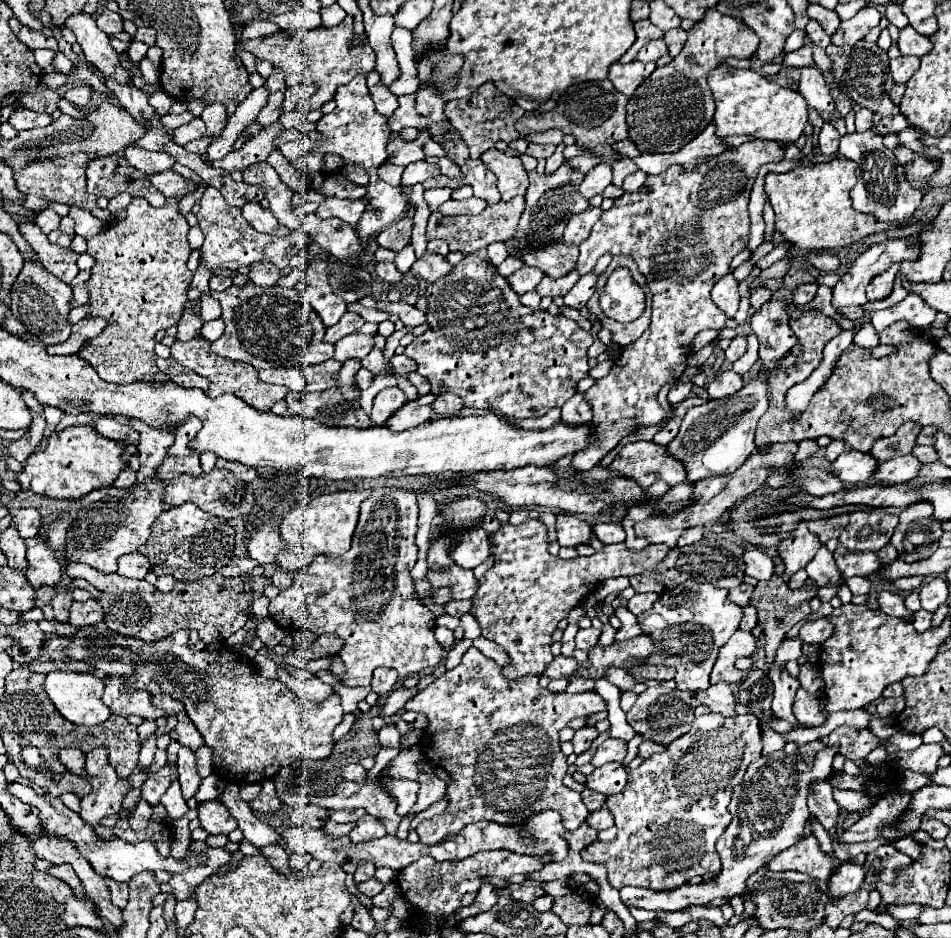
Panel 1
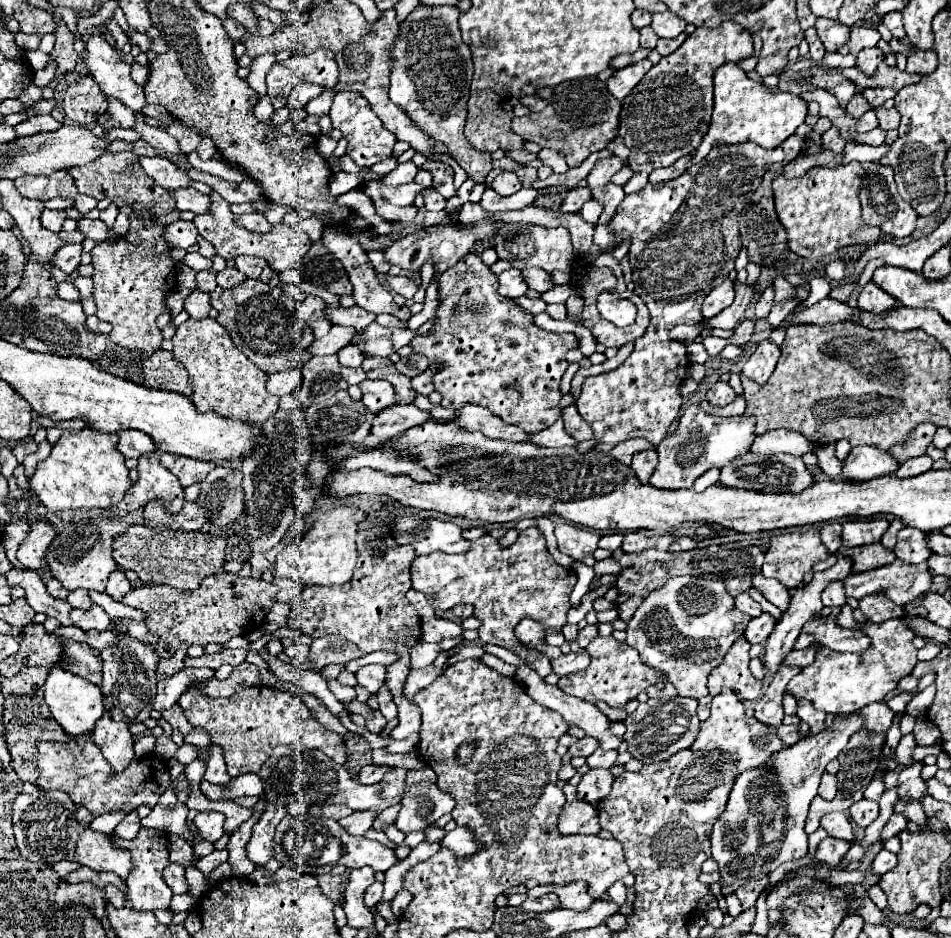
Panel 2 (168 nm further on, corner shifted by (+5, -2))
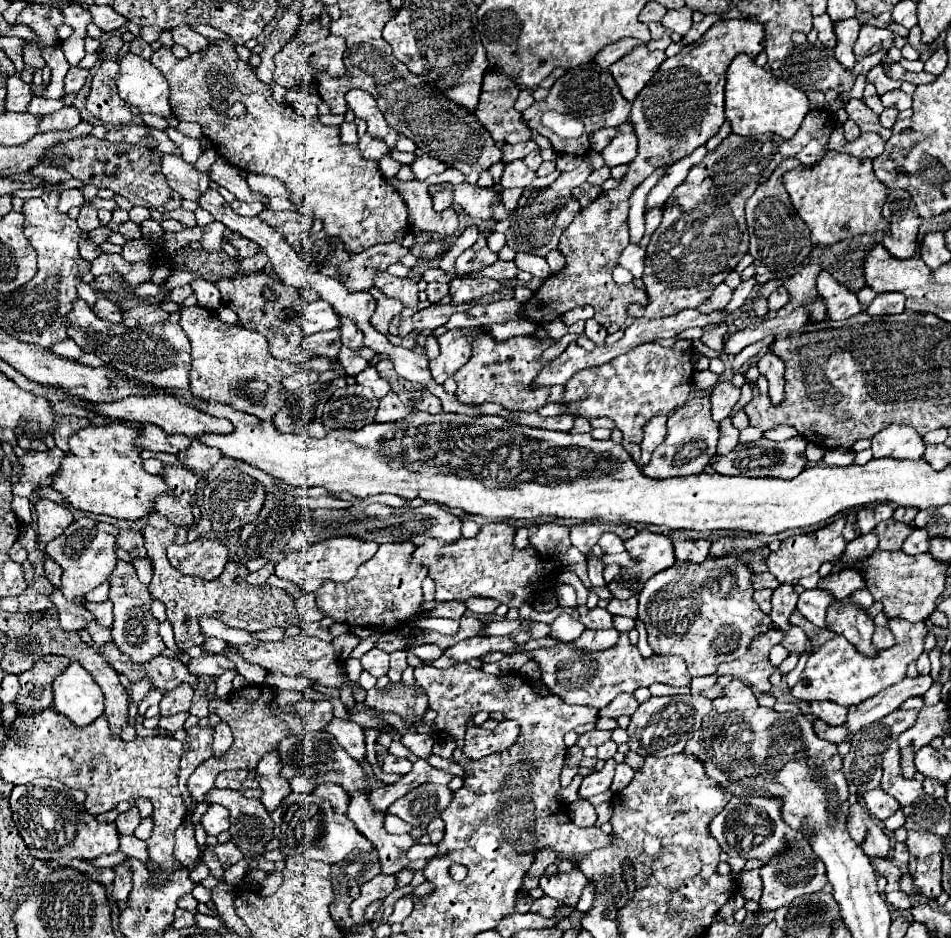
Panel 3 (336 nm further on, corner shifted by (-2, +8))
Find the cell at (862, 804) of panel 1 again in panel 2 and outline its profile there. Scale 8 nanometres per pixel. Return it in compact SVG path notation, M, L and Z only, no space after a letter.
M860 799L858 803L854 803L854 805L850 807L850 815L852 815L854 823L860 825L862 829L868 827L872 821L876 821L878 811L880 811L878 801L868 801L868 799Z

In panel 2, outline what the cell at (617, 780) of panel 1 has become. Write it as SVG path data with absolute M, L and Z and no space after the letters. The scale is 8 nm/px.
M590 769L578 783L578 799L588 803L598 803L600 799L608 797L612 789L614 775L610 769Z

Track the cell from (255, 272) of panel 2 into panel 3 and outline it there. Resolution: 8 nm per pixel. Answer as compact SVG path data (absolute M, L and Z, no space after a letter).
M225 231L225 233L223 233L223 237L229 237L229 239L231 239L233 247L239 251L239 257L241 257L241 259L243 259L243 257L251 257L251 255L259 253L259 245L255 245L253 241L247 241L245 237L239 237L237 233L229 233L229 231Z

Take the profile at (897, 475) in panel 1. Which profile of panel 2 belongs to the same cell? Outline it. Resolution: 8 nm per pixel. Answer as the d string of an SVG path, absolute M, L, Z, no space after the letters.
M922 455L922 457L914 457L914 459L908 459L906 463L900 465L900 469L896 471L896 475L900 477L916 477L916 475L922 475L926 471L932 469L932 459L928 455Z

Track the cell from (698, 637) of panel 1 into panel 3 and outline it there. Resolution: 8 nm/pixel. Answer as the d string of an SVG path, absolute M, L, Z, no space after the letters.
M705 559L703 563L675 563L673 567L651 577L639 597L639 619L647 627L649 645L655 655L679 655L685 659L691 677L713 675L723 661L733 661L743 657L751 637L767 631L773 623L769 615L763 615L759 605L753 601L751 587L751 571L747 567L739 567L735 559L721 559L723 565L717 565L717 559Z

